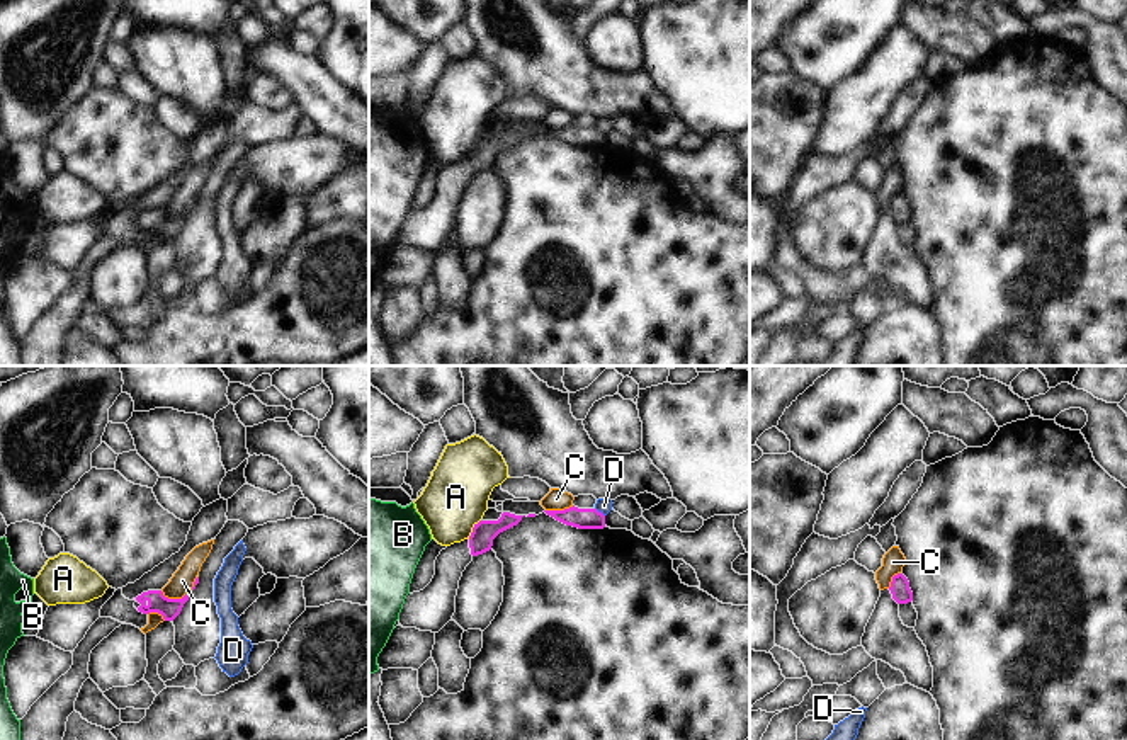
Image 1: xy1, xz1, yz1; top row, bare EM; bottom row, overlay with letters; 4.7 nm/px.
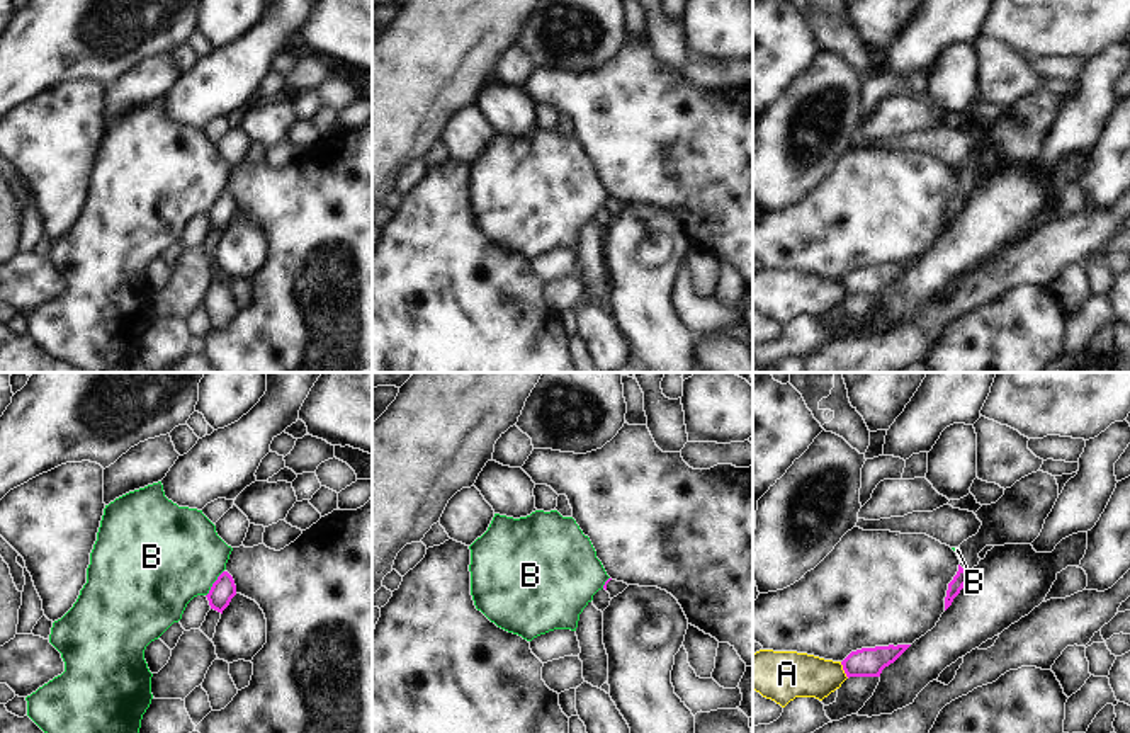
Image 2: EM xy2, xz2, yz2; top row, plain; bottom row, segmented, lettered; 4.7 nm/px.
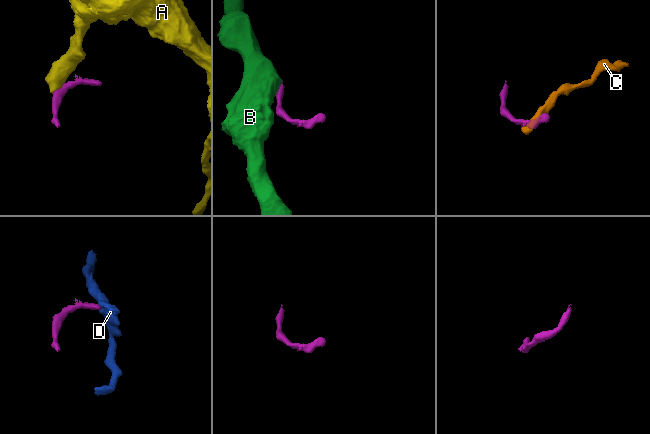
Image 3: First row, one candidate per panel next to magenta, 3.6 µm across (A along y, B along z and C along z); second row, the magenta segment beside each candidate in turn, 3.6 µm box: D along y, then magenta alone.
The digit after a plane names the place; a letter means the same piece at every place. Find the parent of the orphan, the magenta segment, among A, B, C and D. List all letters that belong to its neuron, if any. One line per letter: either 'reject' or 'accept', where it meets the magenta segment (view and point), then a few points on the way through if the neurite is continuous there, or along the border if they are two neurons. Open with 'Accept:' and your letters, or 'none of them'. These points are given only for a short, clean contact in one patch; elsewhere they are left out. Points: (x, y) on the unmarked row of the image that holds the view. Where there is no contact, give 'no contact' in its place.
Accept: none of them
A: reject; meets magenta in xz1 at (473, 148); border along xz1 (480, 138), (468, 157)
B: reject; meets magenta in xy2 at (213, 203); border along xy2 (223, 189), (206, 215)
C: reject; meets magenta in xy1 at (182, 216); border along xy1 (198, 196), (194, 204), (181, 216), (167, 216), (160, 210)
D: reject; meets magenta in xz1 at (600, 131); border along xz1 (595, 126), (604, 135)

